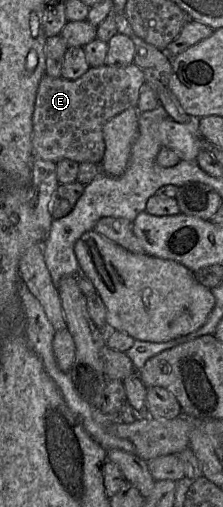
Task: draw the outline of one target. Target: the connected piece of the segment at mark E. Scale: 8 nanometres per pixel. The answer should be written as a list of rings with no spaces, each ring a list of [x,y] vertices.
[[[135,63],[126,66],[105,64],[99,67],[90,67],[84,75],[76,80],[52,77],[45,74],[39,83],[32,116],[32,148],[34,156],[53,162],[71,159],[78,163],[100,164],[105,153],[103,136],[105,124],[121,112],[137,107],[140,88],[145,81],[143,71]]]

